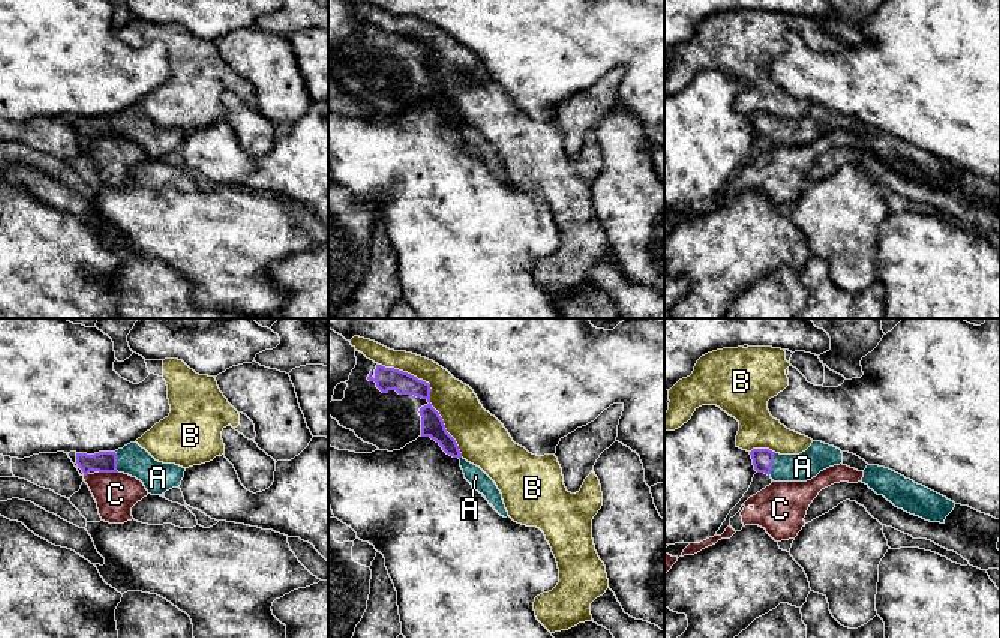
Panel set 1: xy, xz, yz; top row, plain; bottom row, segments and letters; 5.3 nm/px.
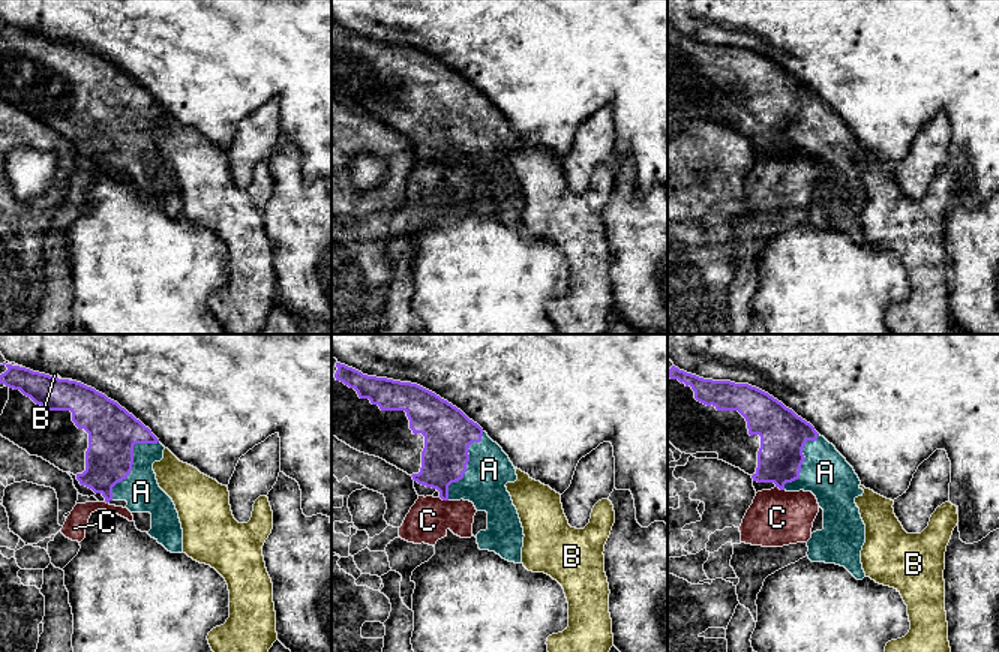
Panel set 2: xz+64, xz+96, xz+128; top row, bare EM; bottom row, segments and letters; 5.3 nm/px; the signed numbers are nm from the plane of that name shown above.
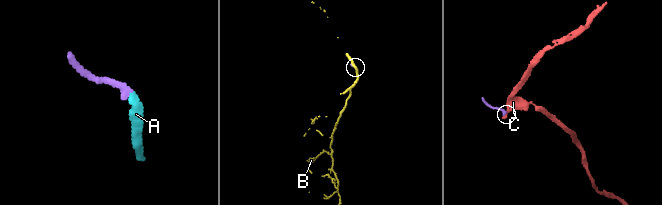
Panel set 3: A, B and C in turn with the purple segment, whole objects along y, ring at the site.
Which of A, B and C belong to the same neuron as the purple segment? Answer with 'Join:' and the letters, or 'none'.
Join: A

